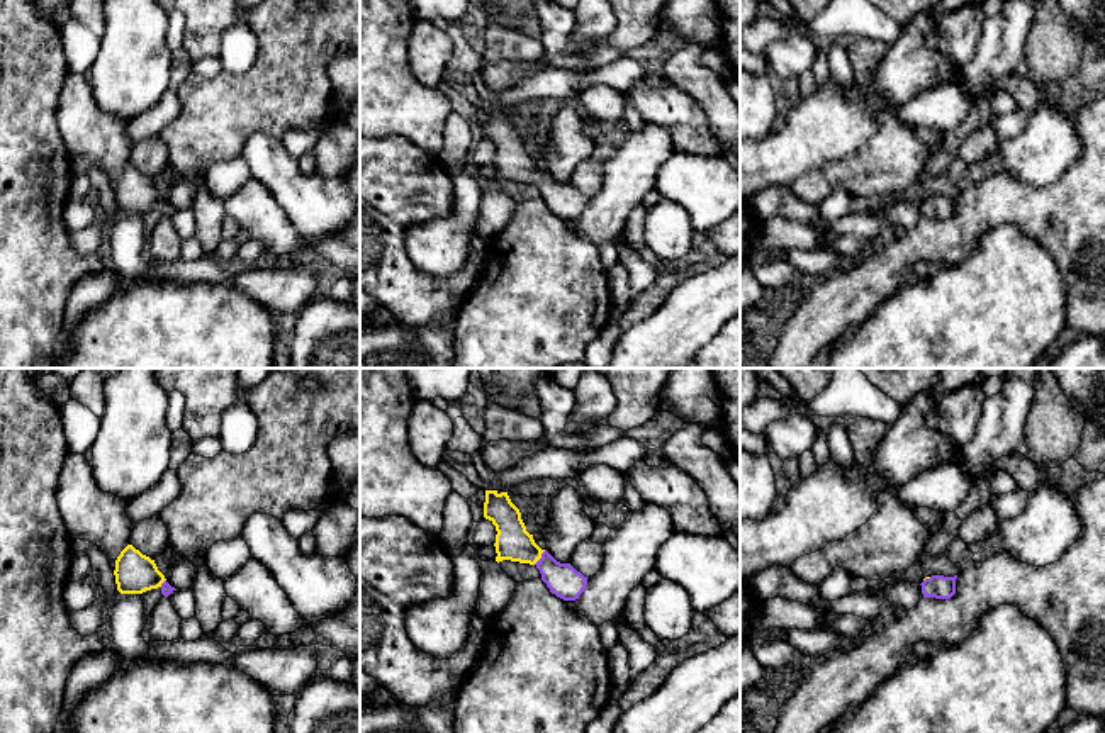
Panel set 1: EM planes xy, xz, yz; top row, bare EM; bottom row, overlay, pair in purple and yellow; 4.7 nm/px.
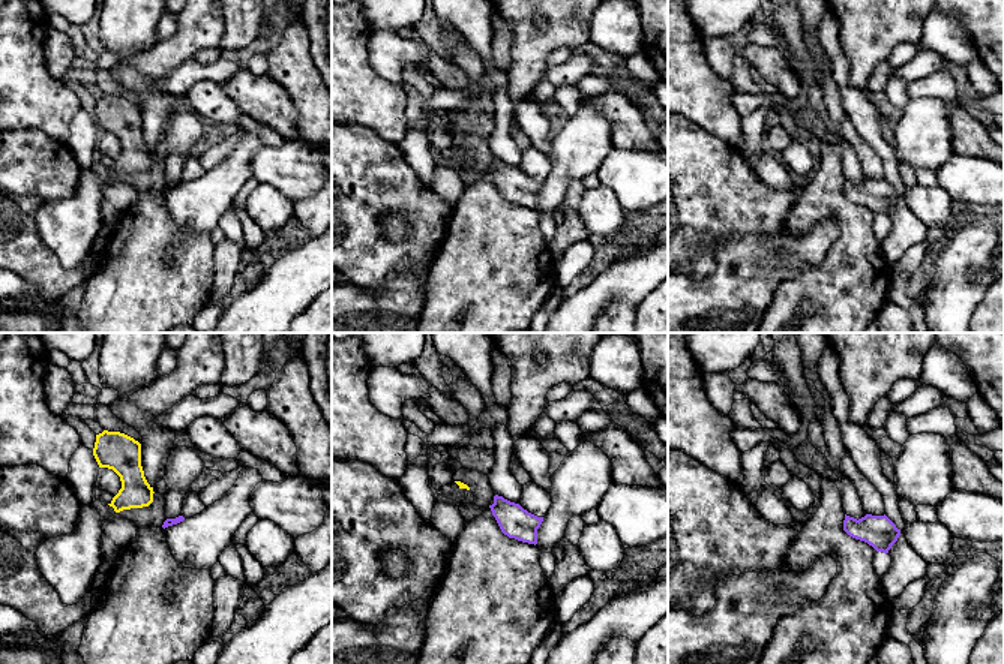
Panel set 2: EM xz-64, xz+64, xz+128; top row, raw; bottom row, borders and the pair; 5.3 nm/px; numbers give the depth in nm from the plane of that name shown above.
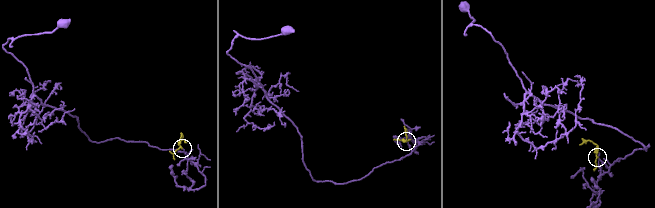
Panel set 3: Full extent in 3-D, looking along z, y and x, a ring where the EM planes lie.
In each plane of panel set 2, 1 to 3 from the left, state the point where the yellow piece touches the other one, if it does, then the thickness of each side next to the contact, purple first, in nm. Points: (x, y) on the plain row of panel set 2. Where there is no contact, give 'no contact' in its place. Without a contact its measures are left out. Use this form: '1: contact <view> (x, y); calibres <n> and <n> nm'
1: no contact
2: no contact
3: no contact

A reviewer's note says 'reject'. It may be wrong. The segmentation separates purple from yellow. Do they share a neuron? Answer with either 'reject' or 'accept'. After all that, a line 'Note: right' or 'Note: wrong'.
accept
Note: wrong

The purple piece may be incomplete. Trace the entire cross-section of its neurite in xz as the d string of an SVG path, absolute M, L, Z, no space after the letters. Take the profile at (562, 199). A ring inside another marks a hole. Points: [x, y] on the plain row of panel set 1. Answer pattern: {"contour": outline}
{"contour": "M485 110L484 137L496 146L496 182L511 180L535 185L552 214L564 221L575 221L587 205L587 197L570 183L557 182L541 170L526 151L519 129L508 112Z"}

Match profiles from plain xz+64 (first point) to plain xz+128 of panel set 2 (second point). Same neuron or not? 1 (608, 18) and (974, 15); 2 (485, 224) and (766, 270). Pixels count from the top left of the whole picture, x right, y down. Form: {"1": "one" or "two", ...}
{"1": "two", "2": "two"}

